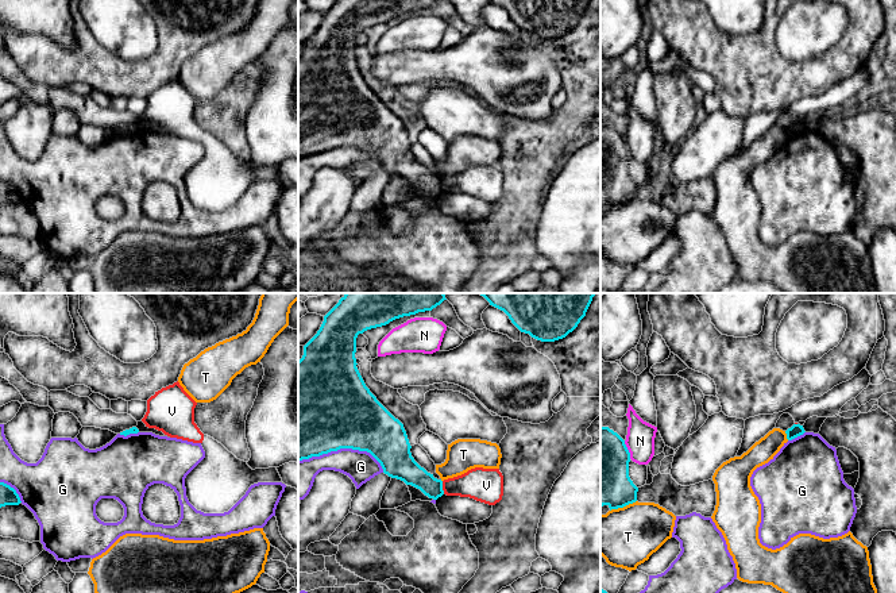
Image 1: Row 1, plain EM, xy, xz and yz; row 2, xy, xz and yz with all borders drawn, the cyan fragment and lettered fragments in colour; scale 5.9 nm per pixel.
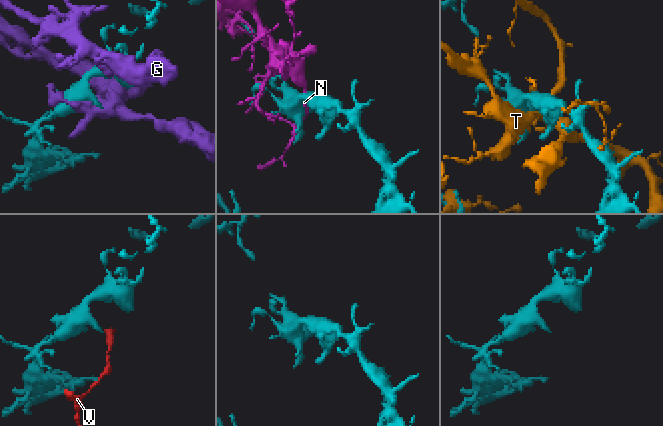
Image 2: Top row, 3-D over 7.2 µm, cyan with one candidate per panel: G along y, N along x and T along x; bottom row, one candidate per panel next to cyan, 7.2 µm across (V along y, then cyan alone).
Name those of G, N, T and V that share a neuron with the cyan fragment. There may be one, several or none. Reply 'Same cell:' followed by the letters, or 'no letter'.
Same cell: no letter

